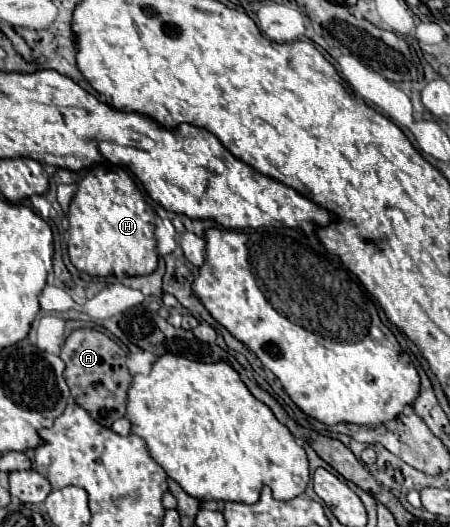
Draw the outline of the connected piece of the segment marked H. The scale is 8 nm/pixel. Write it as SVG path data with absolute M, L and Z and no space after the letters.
M95 167L79 183L68 210L71 263L89 275L149 275L159 255L155 241L155 211L147 211L145 197L123 167Z

